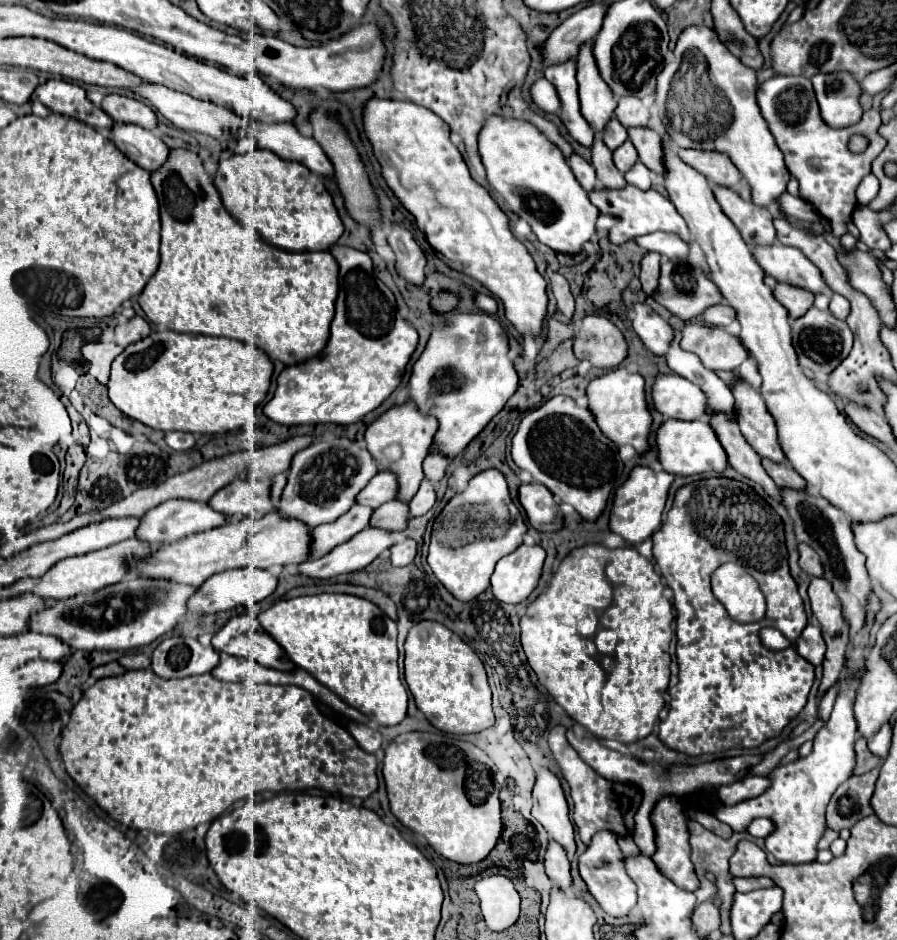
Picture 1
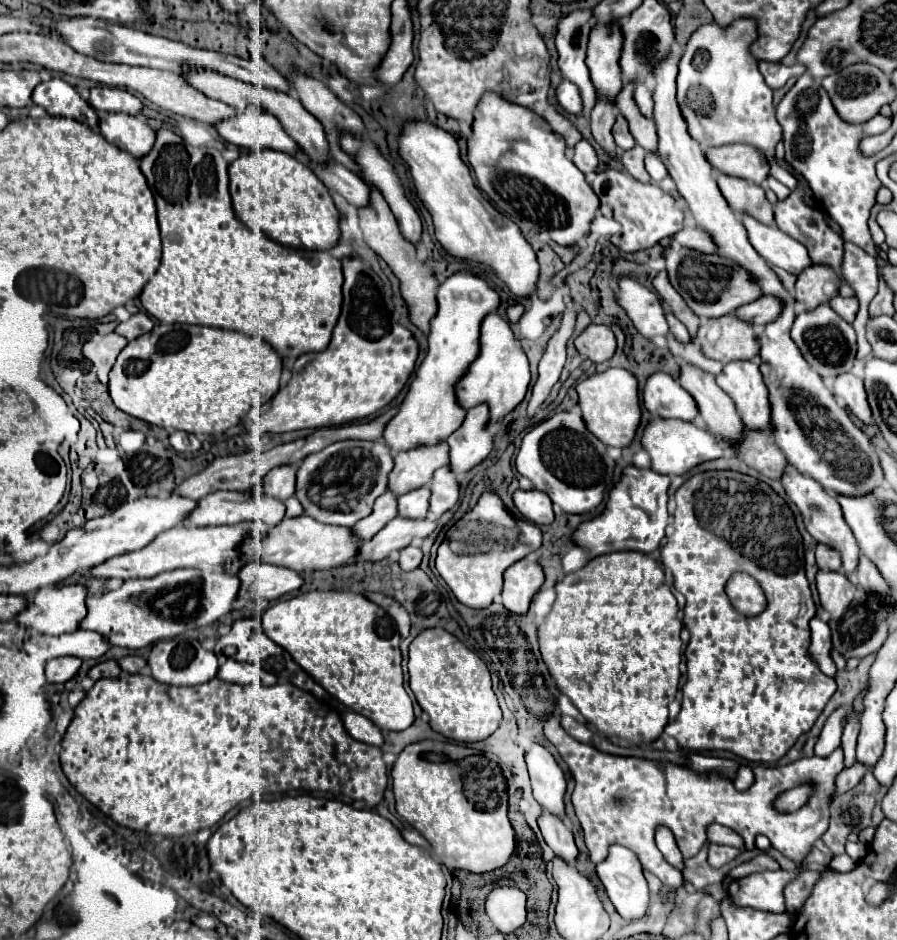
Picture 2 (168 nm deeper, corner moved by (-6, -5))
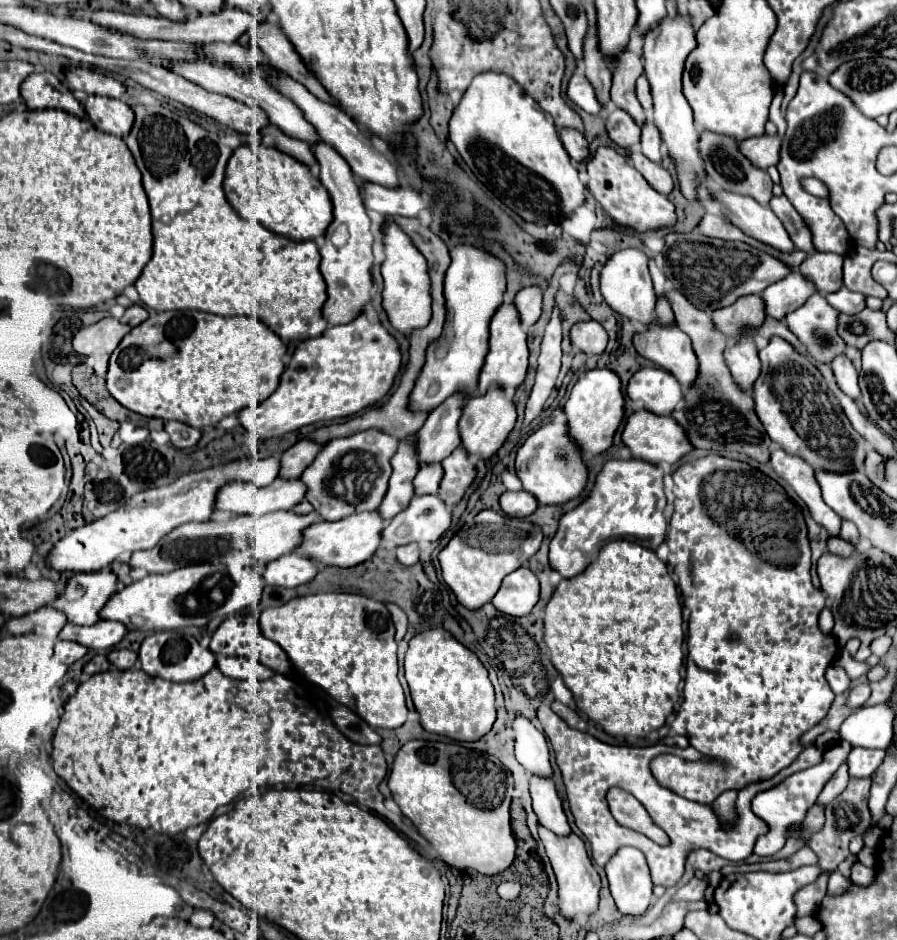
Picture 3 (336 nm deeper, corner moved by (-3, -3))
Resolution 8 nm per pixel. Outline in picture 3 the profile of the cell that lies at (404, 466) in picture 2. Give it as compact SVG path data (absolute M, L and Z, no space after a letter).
M454 393L430 413L424 427L416 433L420 443L418 445L420 463L444 461L460 445L458 421L466 401L468 395Z

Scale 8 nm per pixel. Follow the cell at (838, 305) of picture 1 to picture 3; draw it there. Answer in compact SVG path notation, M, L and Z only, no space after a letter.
M842 287L836 293L828 293L826 299L832 307L836 307L836 311L846 313L846 315L854 315L866 307L866 295L860 295L856 291L848 291L846 287Z

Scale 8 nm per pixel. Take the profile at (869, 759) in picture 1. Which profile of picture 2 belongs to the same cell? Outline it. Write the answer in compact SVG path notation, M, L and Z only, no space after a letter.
M855 761L851 767L843 769L843 771L837 775L837 791L835 791L835 795L841 795L841 793L853 789L853 787L863 779L863 775L865 775L867 771L869 771L867 765L859 765L859 761Z

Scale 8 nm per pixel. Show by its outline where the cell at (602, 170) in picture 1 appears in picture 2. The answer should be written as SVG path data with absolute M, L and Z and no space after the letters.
M597 97L597 103L591 111L591 133L611 159L617 157L617 145L611 135L613 123L615 123L615 105Z

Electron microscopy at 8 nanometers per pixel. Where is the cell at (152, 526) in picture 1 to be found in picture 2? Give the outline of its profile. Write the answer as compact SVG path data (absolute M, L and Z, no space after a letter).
M257 487L253 495L233 493L233 491L209 493L207 497L197 501L197 507L191 513L187 513L187 517L183 519L183 525L187 525L187 527L203 527L203 525L237 525L237 523L247 523L247 521L263 521L267 527L273 527L283 517L285 517L283 501L267 497L261 491L261 487Z

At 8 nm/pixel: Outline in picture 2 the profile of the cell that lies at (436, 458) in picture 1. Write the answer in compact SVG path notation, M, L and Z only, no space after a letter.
M487 405L473 407L471 411L467 411L463 425L447 437L451 473L467 473L491 453L493 433L487 429L487 419Z

